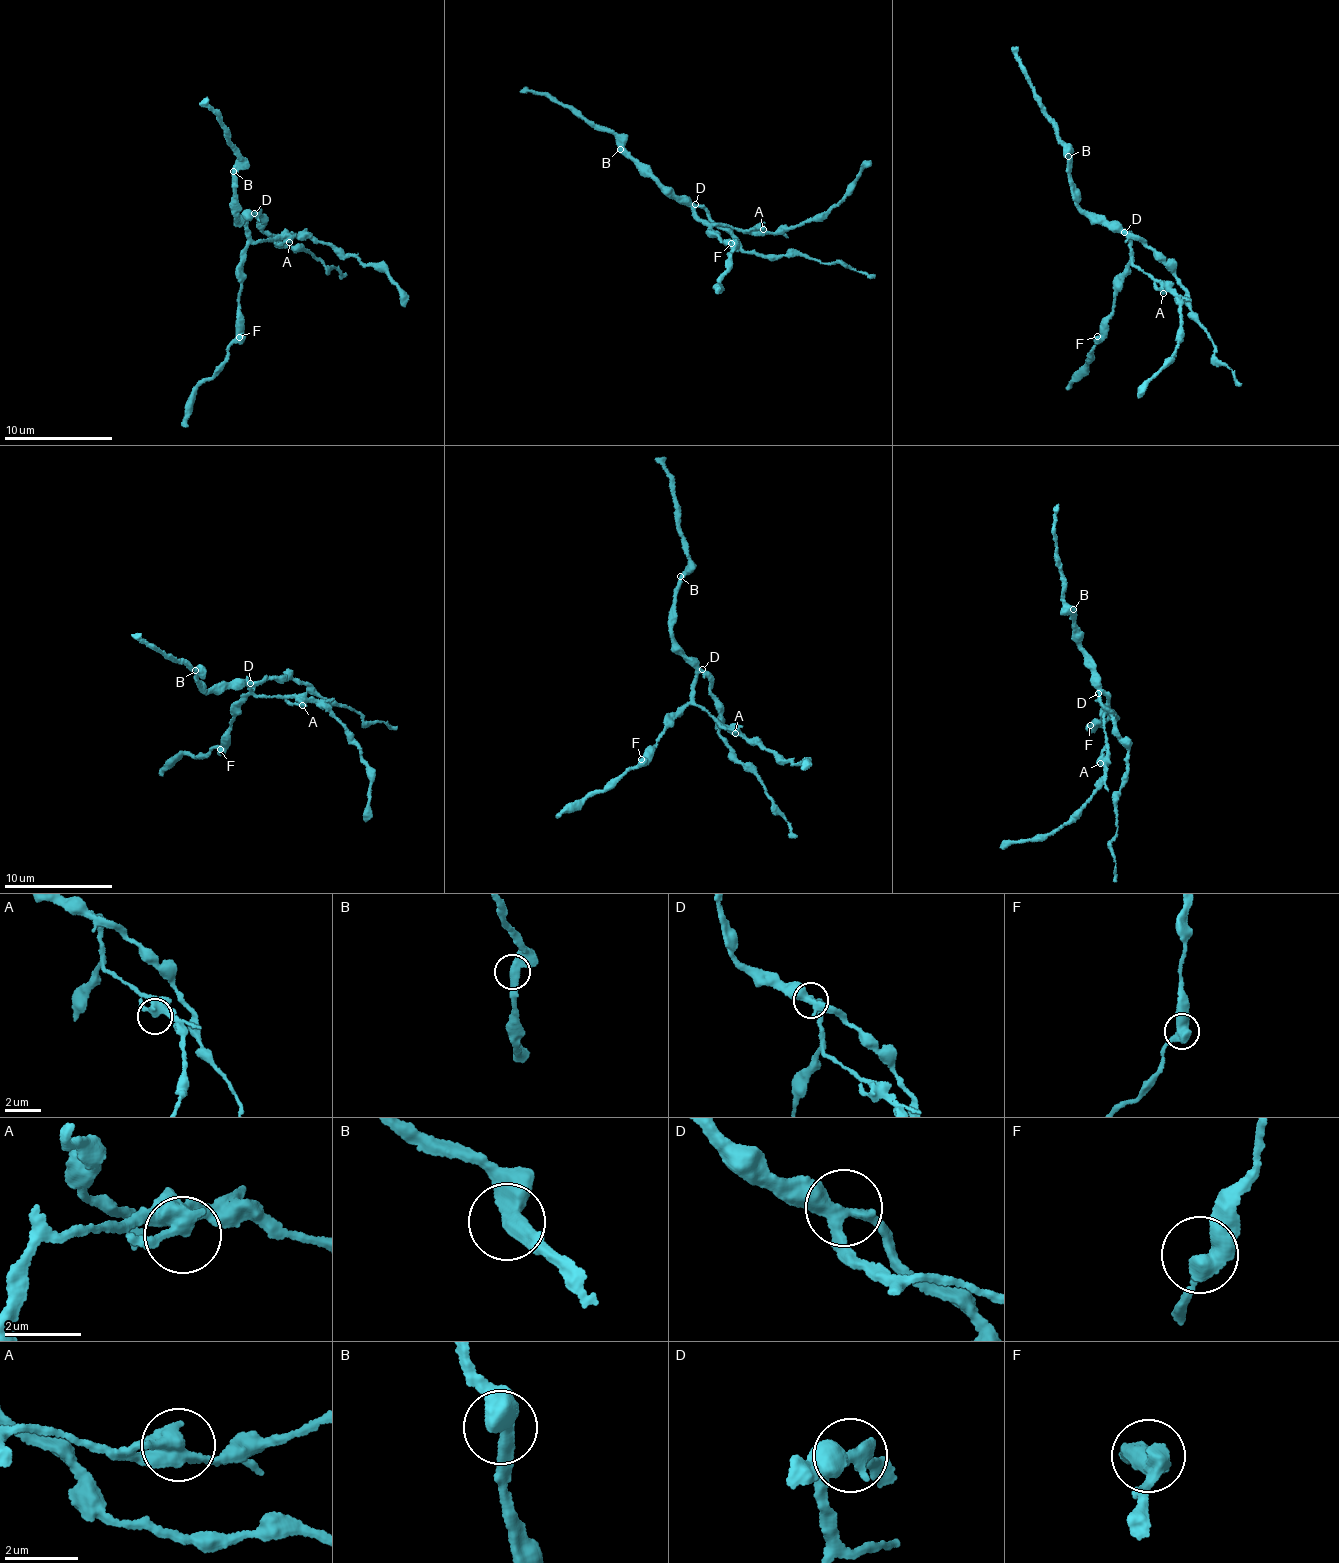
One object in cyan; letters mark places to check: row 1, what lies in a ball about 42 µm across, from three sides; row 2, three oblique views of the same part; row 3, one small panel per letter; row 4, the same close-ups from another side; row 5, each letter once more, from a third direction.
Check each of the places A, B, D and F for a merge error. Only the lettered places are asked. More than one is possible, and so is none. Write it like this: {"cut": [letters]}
{"cut": []}

